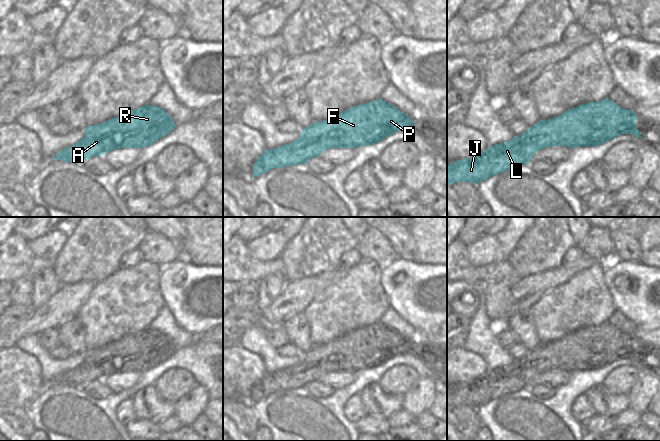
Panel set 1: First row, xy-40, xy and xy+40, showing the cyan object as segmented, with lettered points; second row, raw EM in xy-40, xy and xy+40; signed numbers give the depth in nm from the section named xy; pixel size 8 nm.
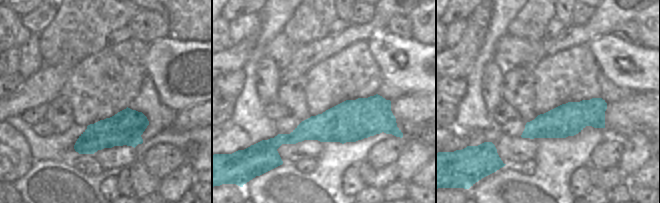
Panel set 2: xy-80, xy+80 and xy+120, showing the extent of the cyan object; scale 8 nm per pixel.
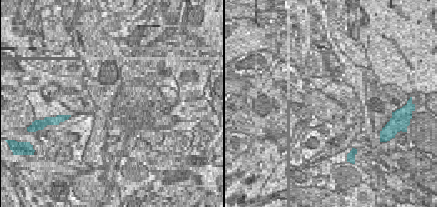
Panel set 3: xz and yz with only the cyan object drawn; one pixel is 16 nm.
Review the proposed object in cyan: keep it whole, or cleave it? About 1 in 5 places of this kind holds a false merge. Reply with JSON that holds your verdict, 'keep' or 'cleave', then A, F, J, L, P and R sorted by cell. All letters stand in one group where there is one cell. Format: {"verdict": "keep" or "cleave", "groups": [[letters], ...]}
{"verdict": "keep", "groups": [["A", "F", "J", "L", "P", "R"]]}

